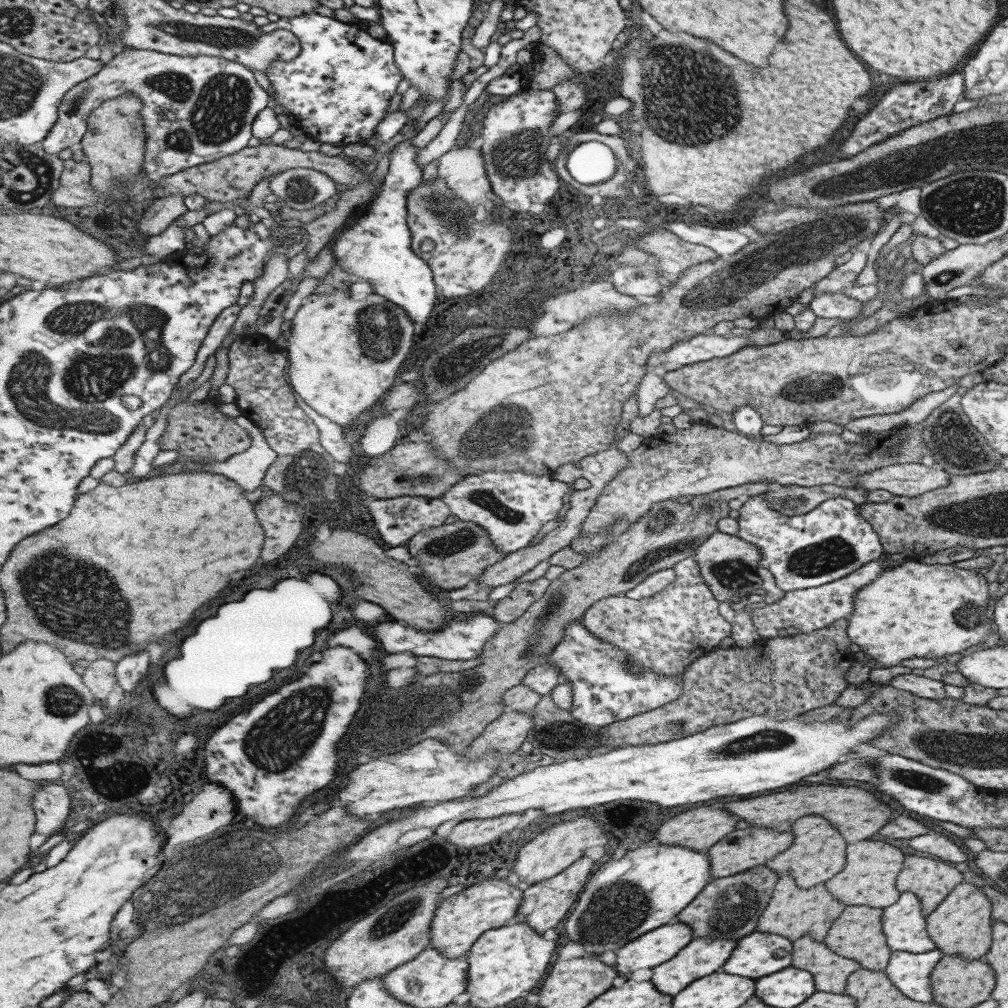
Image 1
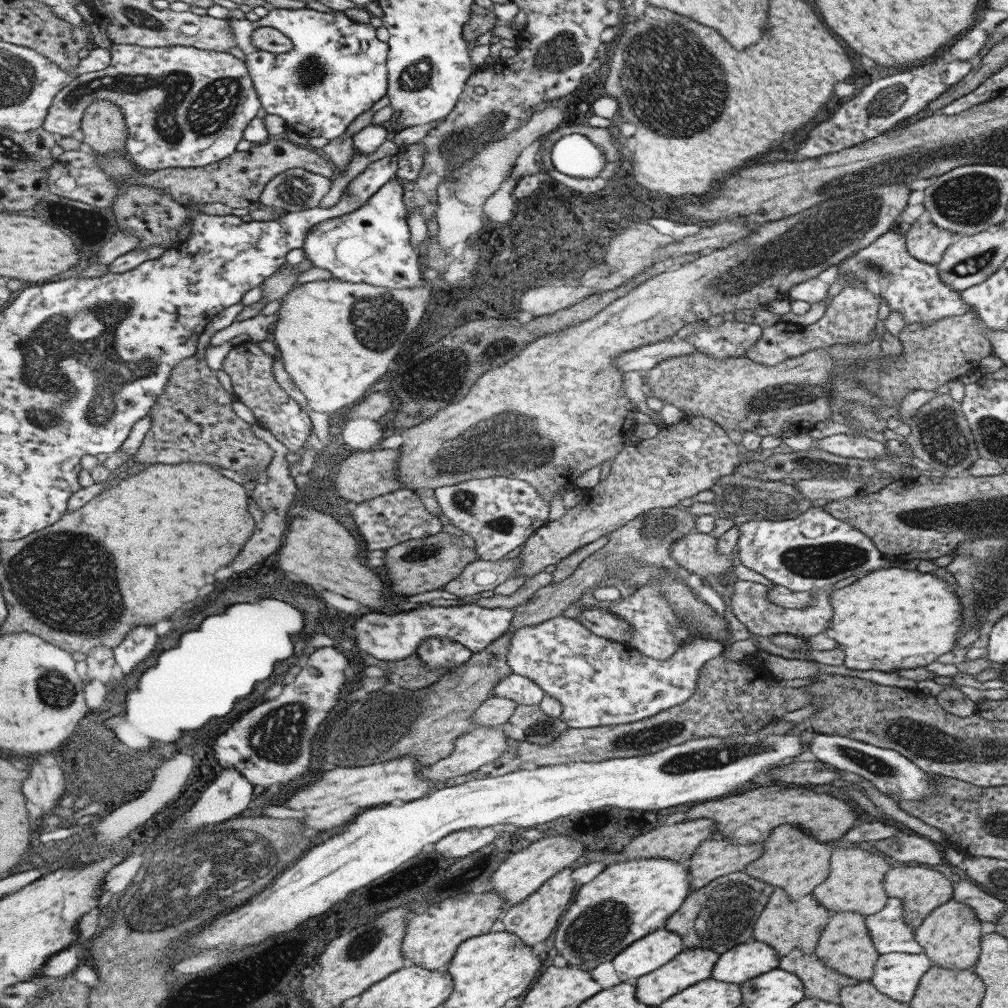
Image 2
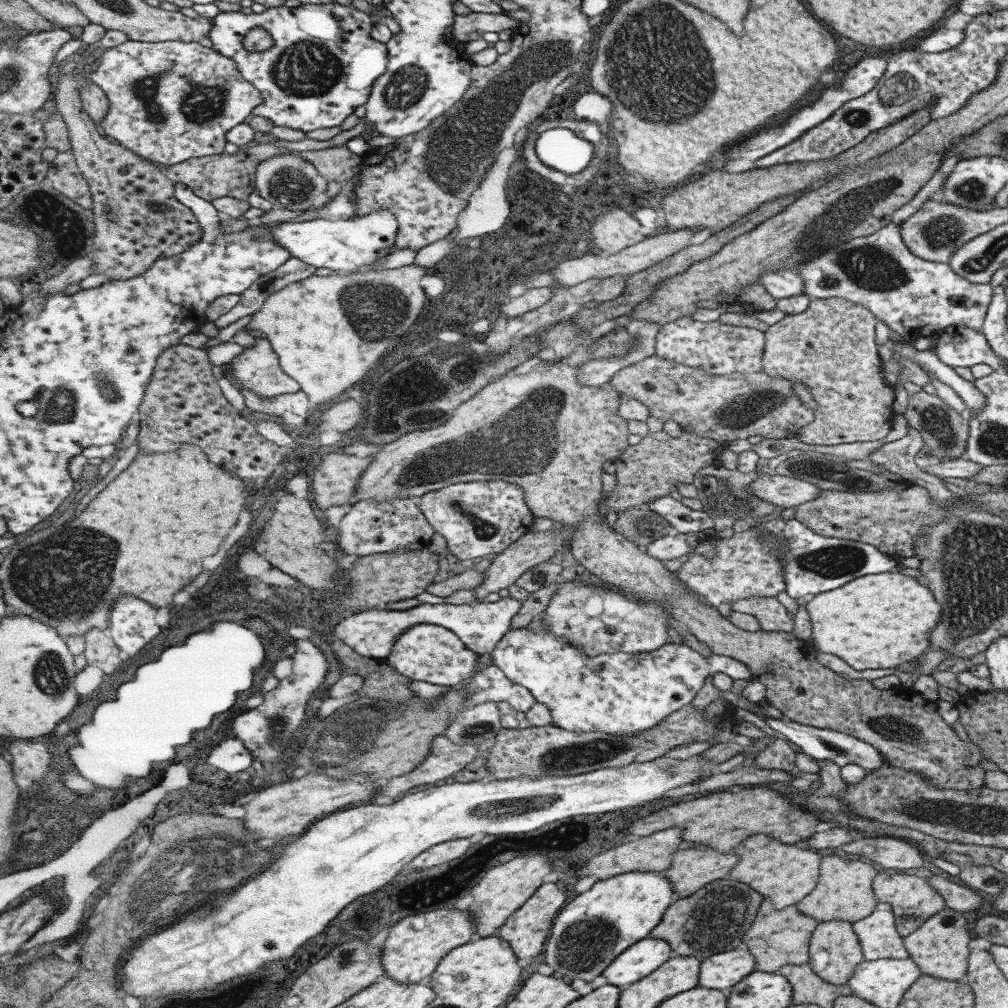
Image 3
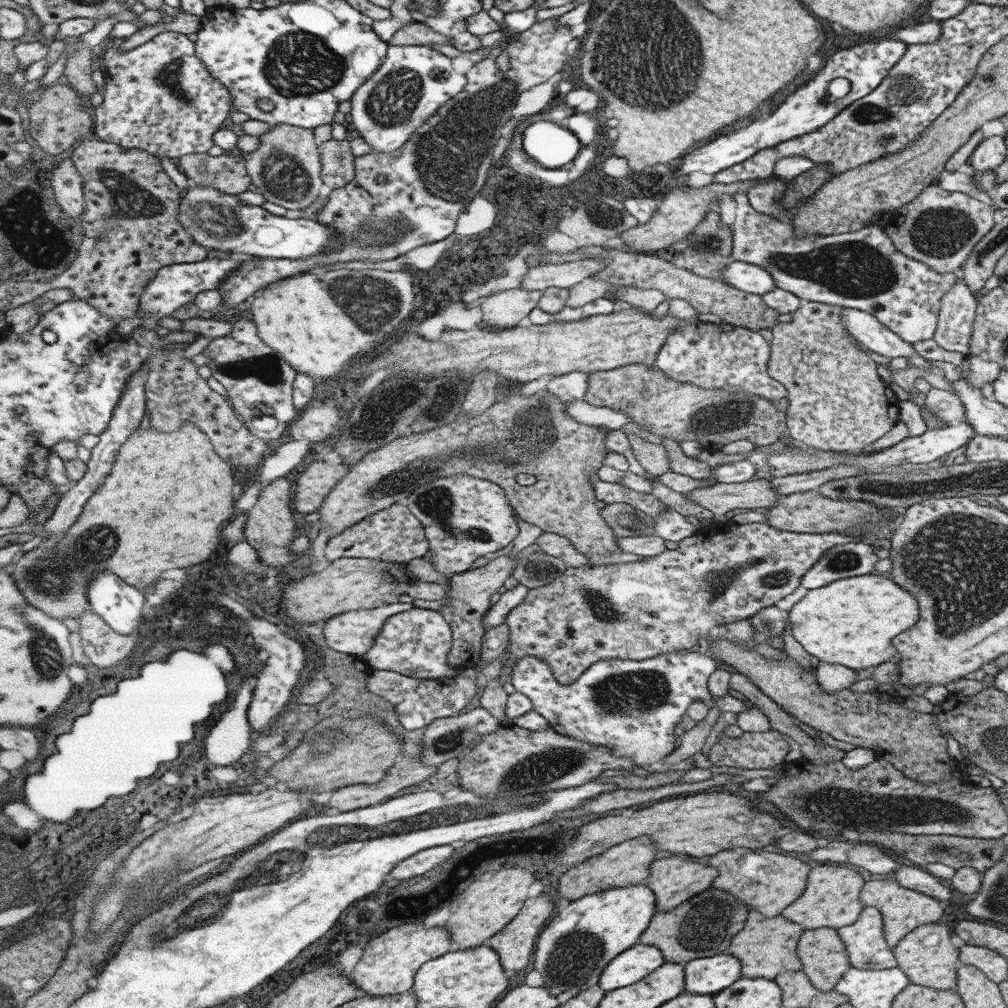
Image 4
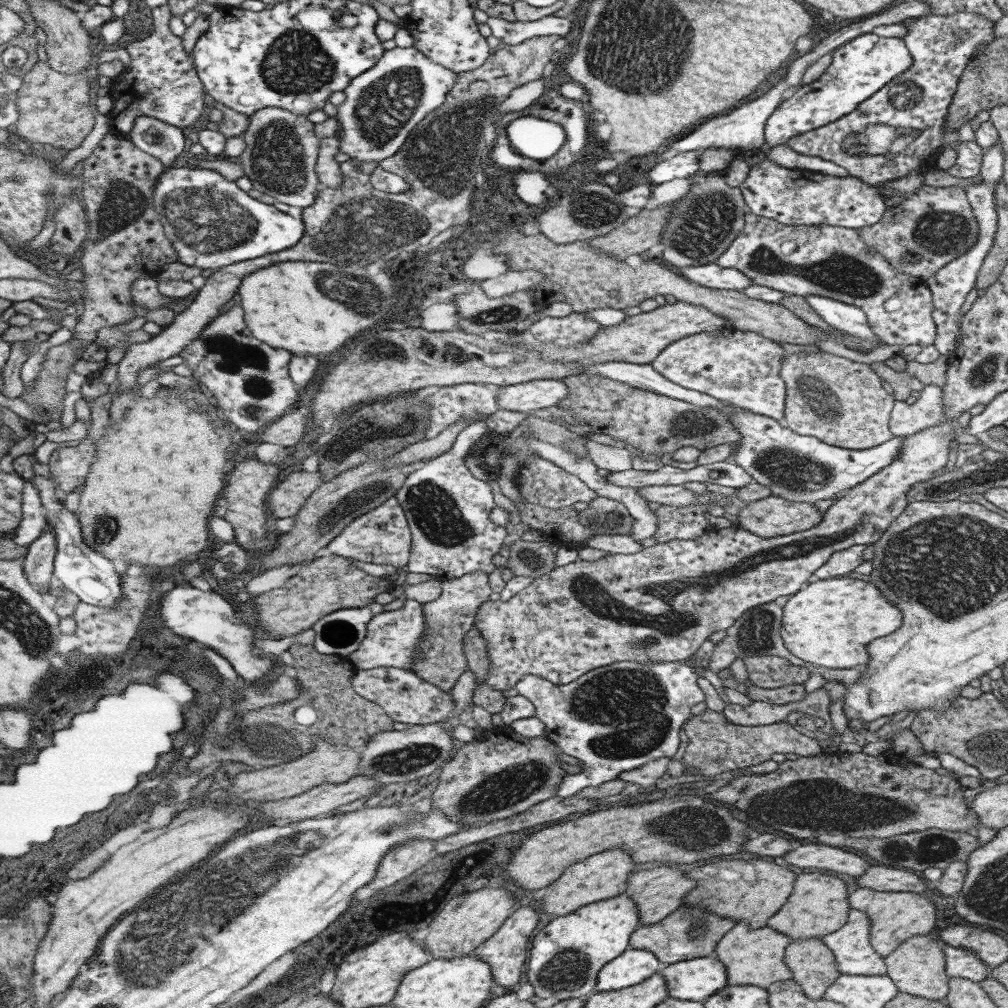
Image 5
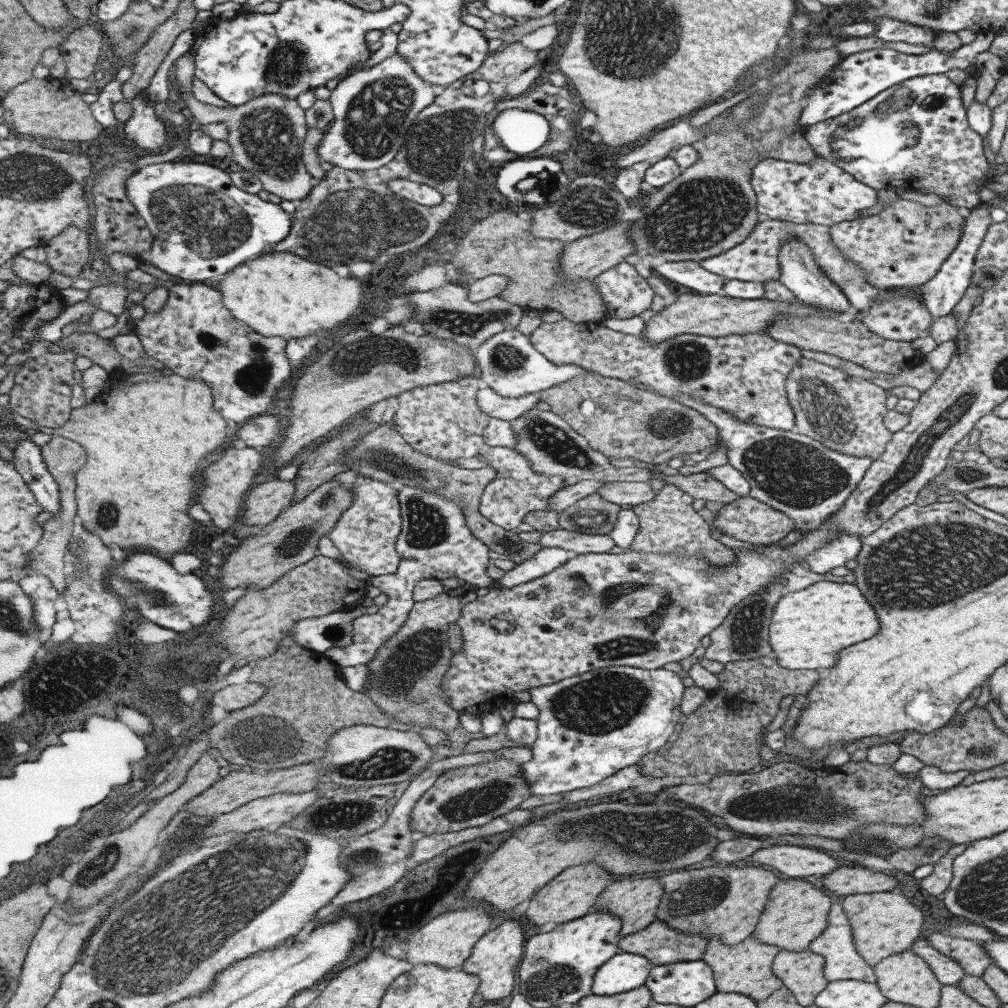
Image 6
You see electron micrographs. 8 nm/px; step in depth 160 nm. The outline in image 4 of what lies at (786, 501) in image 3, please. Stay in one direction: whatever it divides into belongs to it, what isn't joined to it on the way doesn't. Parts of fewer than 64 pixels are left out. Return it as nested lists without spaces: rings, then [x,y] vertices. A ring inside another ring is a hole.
[[[756,479],[739,483],[715,483],[695,487],[686,498],[710,510],[716,523],[723,522],[723,514],[733,508],[767,508],[783,494],[777,494],[768,480]]]

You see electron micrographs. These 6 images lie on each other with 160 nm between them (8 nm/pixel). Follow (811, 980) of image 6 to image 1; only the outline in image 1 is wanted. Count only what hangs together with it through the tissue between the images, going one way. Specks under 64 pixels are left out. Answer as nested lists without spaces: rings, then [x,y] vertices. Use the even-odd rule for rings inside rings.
[[[865,905],[846,906],[827,929],[822,943],[831,952],[854,960],[860,968],[883,970],[892,950],[887,946],[884,934],[881,932],[881,913],[881,908]]]

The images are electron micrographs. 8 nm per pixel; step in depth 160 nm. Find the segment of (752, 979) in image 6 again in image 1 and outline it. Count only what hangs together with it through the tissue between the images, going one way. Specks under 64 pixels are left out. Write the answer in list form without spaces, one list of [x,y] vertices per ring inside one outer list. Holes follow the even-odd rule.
[[[781,876],[778,877],[774,884],[767,906],[759,915],[756,922],[756,931],[778,934],[791,942],[801,938],[804,934],[808,934],[811,940],[822,942],[827,929],[835,918],[839,916],[843,906],[844,904],[839,904],[839,902],[833,900],[833,897],[827,892],[824,883],[803,890],[794,885],[792,876]]]

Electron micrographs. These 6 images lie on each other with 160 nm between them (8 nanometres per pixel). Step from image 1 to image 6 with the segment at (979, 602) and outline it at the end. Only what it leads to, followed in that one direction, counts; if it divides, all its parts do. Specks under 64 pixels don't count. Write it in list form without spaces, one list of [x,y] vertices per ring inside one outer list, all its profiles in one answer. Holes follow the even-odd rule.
[[[804,582],[797,592],[781,596],[769,621],[769,645],[775,662],[789,670],[825,670],[833,666],[839,650],[871,638],[877,630],[877,616],[853,584]]]

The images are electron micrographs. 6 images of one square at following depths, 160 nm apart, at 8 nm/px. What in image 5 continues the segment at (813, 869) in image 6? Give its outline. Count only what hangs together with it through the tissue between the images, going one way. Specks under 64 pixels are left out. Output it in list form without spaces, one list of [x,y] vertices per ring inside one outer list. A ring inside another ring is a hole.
[[[818,842],[806,846],[800,845],[795,850],[783,854],[781,858],[797,868],[817,868],[831,874],[842,872],[854,877],[860,875],[869,866],[867,859],[855,855],[855,852],[845,852],[842,848],[824,846]]]

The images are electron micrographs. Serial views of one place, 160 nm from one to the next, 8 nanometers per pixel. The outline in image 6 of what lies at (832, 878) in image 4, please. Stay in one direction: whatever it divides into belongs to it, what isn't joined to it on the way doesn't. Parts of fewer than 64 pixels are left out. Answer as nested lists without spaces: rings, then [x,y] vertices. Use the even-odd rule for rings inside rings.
[[[783,877],[769,889],[751,935],[761,944],[778,946],[789,952],[805,951],[808,944],[822,933],[827,924],[827,911],[832,904],[831,898],[809,883],[809,880]]]

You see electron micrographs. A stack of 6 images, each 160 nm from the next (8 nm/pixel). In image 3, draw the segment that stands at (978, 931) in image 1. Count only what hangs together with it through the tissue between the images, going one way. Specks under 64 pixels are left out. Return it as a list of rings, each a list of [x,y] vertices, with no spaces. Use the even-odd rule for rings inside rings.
[[[941,909],[937,914],[930,916],[925,922],[922,922],[907,937],[902,937],[902,945],[907,951],[908,958],[917,965],[920,974],[926,974],[927,976],[933,976],[941,980],[960,981],[967,968],[966,960],[970,953],[969,949],[967,949],[967,943],[972,939],[969,935],[970,933],[971,925],[967,924],[967,921],[960,912]]]

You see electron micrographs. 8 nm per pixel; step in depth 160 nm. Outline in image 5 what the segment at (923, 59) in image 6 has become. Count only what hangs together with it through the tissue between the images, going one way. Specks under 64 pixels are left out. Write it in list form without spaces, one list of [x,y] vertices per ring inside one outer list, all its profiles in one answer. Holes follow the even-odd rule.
[[[871,32],[860,34],[853,40],[834,48],[831,55],[831,63],[817,79],[809,84],[800,84],[793,96],[788,100],[782,101],[767,118],[763,126],[764,145],[761,148],[761,152],[767,154],[767,152],[773,150],[784,149],[785,143],[792,136],[817,129],[849,114],[851,110],[857,108],[859,103],[871,97],[874,92],[880,90],[892,78],[910,68],[912,63],[911,55],[901,38],[883,38]]]

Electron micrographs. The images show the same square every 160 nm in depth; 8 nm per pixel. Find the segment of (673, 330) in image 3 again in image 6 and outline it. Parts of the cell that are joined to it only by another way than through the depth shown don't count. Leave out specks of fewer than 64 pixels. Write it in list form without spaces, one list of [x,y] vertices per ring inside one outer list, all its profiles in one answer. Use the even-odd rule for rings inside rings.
[[[562,318],[555,322],[541,323],[529,337],[533,346],[555,364],[576,364],[604,377],[635,383],[635,387],[639,389],[651,391],[668,399],[676,394],[682,394],[697,402],[704,402],[709,406],[730,412],[739,422],[777,430],[793,429],[794,414],[788,403],[784,385],[791,367],[800,357],[799,349],[792,344],[775,340],[767,334],[731,334],[719,338],[678,334],[667,340],[652,343],[643,336],[623,334],[607,328],[605,324],[597,325],[596,321],[577,324]]]

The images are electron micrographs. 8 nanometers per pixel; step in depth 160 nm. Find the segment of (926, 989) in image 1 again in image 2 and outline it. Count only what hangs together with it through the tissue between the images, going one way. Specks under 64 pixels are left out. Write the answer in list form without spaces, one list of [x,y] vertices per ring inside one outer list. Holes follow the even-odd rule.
[[[889,953],[882,954],[877,957],[874,962],[872,975],[867,979],[869,984],[877,992],[884,994],[887,998],[897,1002],[909,1002],[912,999],[913,993],[919,979],[929,970],[932,964],[927,956],[923,953],[919,954],[905,954],[905,953]]]

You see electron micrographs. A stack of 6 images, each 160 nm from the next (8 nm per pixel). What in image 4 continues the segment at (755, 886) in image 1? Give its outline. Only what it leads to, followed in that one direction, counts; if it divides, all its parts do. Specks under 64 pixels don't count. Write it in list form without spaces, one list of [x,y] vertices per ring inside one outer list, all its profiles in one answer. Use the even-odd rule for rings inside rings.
[[[708,887],[703,892],[682,902],[682,904],[676,906],[676,908],[672,908],[667,912],[656,912],[650,926],[647,927],[646,932],[642,934],[640,942],[657,946],[665,961],[671,963],[684,964],[696,958],[718,955],[728,952],[731,937],[733,937],[738,930],[743,928],[748,912],[748,906],[745,906],[744,902],[737,900],[728,892],[723,892],[722,890],[718,890],[718,888]]]

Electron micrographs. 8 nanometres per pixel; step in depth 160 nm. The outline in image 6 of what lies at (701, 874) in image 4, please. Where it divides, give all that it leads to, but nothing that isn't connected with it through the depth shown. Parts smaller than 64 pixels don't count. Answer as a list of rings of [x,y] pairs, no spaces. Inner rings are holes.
[[[646,877],[642,879],[617,879],[607,887],[607,890],[598,897],[595,906],[591,907],[589,913],[597,911],[607,911],[622,918],[623,928],[620,936],[635,934],[645,930],[651,923],[655,922],[655,909],[662,898],[662,886],[658,878]]]

